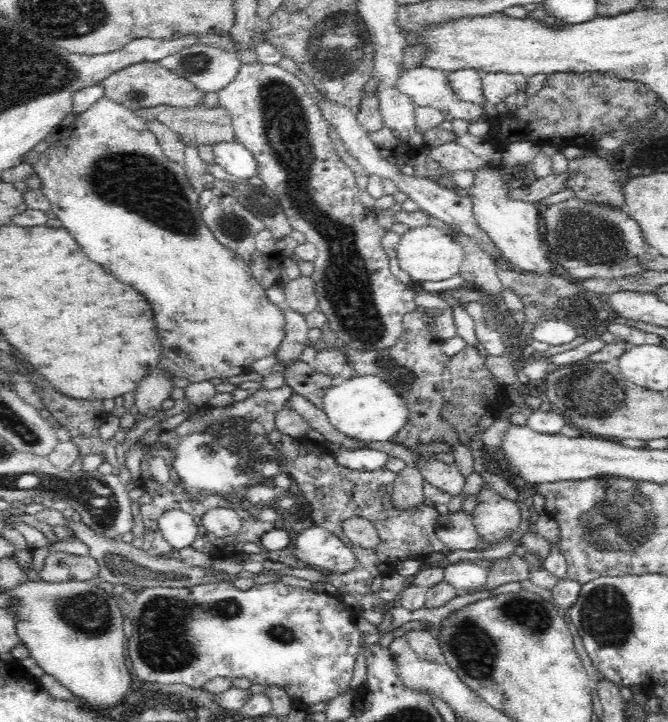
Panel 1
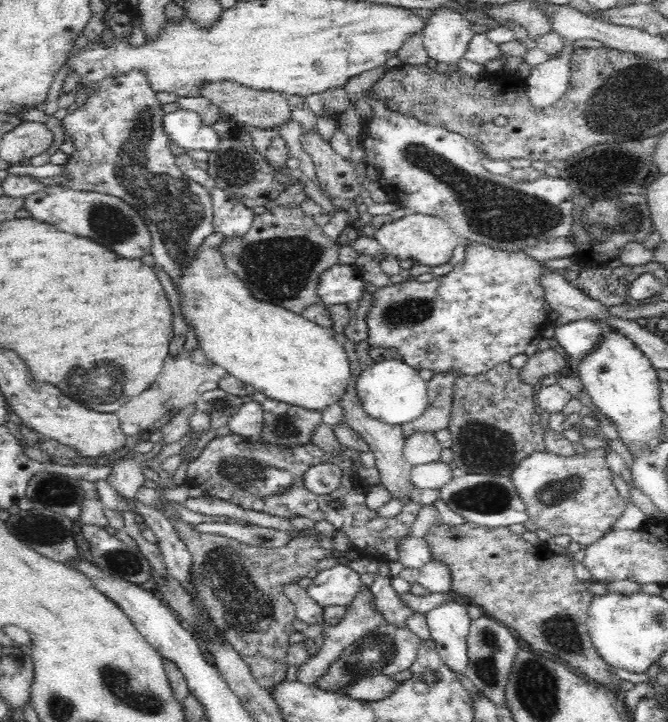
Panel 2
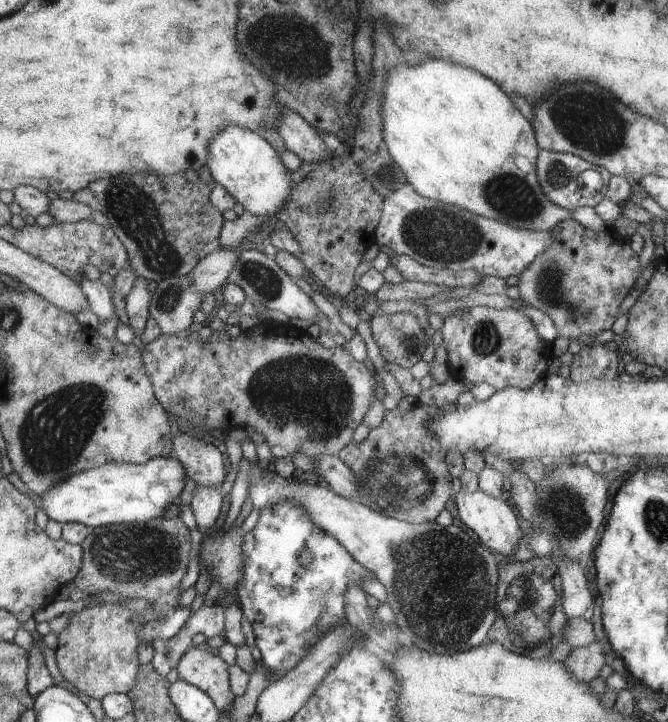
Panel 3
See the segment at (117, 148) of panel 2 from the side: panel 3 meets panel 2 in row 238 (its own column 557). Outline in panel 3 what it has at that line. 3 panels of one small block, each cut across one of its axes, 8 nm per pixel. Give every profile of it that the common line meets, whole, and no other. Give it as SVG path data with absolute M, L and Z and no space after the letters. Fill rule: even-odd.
M539 149L537 170L540 184L544 192L548 194L548 198L566 210L571 210L578 206L590 206L590 208L594 208L606 196L606 186L608 186L610 174L606 172L603 166L588 162L586 159L580 158L579 155ZM588 170L596 170L596 186L592 186L592 188L590 186L578 186L578 178L584 172L588 172Z

